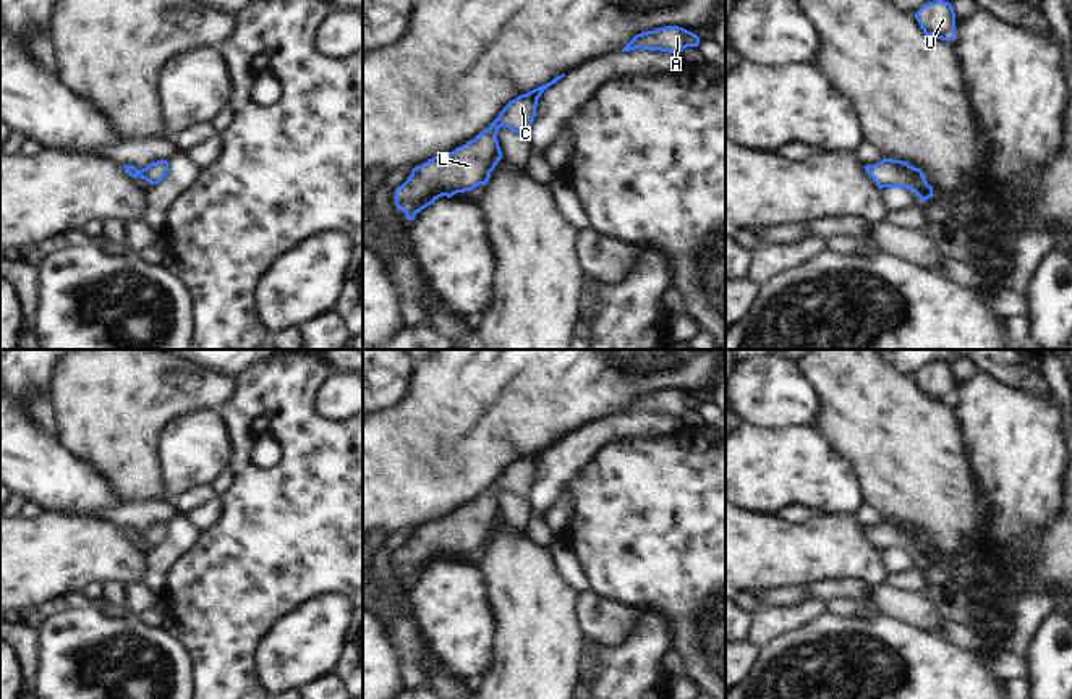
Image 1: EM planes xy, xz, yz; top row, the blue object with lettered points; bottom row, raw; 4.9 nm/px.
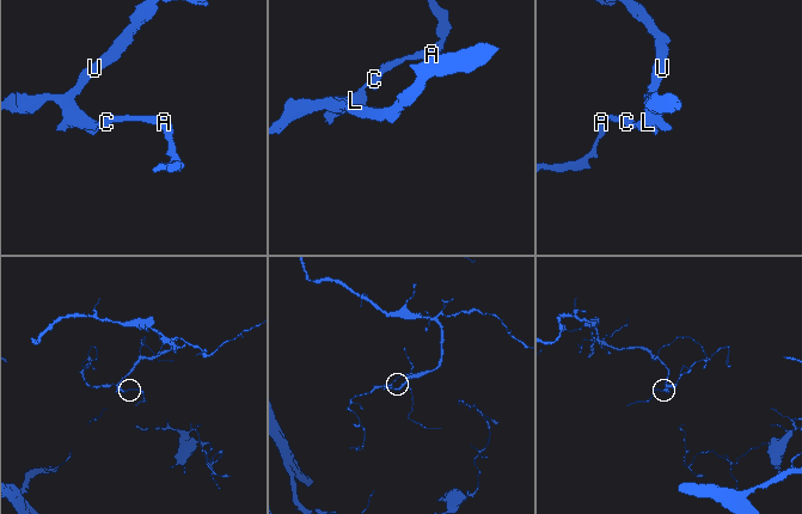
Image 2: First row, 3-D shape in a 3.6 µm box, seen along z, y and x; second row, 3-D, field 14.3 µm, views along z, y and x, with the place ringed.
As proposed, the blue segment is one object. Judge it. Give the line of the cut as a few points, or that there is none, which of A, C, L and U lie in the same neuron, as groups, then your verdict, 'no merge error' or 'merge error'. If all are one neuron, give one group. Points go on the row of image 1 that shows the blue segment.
no cut | A C L U | no merge error

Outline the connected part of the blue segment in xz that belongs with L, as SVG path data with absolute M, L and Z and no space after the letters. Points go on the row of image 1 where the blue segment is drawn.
M555 76L551 83L510 100L499 116L474 139L415 167L408 180L395 189L398 210L405 212L408 220L413 220L418 212L442 196L452 197L457 193L487 184L491 172L502 159L497 141L499 128L504 126L513 133L531 136L538 99L564 76Z

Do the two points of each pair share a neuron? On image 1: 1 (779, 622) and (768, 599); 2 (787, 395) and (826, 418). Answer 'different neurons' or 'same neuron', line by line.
1: different neurons
2: different neurons

